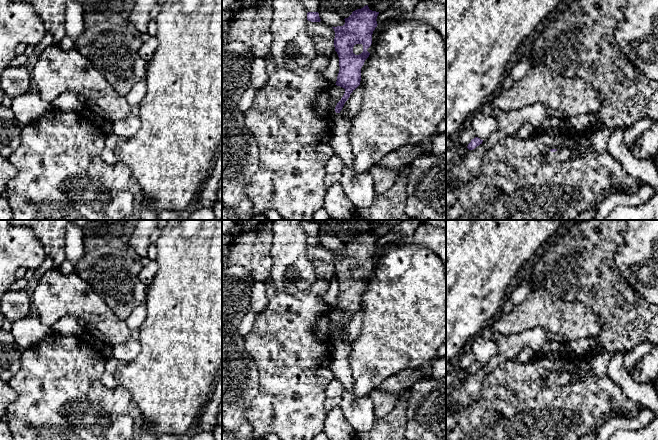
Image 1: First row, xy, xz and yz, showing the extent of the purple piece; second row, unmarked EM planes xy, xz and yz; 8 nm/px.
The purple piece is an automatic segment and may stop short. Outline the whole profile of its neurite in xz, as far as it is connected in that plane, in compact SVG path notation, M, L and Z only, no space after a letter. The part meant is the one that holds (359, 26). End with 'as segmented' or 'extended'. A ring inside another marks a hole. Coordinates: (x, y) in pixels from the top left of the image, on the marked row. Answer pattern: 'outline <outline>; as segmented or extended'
outline M366 5L345 18L343 26L332 27L335 31L334 47L340 67L335 85L344 88L345 93L331 114L330 143L334 155L340 158L344 168L335 174L326 174L324 182L327 190L334 183L340 183L356 209L367 209L374 203L374 179L370 172L355 175L349 125L341 117L340 111L350 94L360 85L361 68L370 55L367 49L372 44L372 34L378 25L378 14L379 12L370 10ZM356 44L363 45L363 52L359 55L353 53Z; extended

